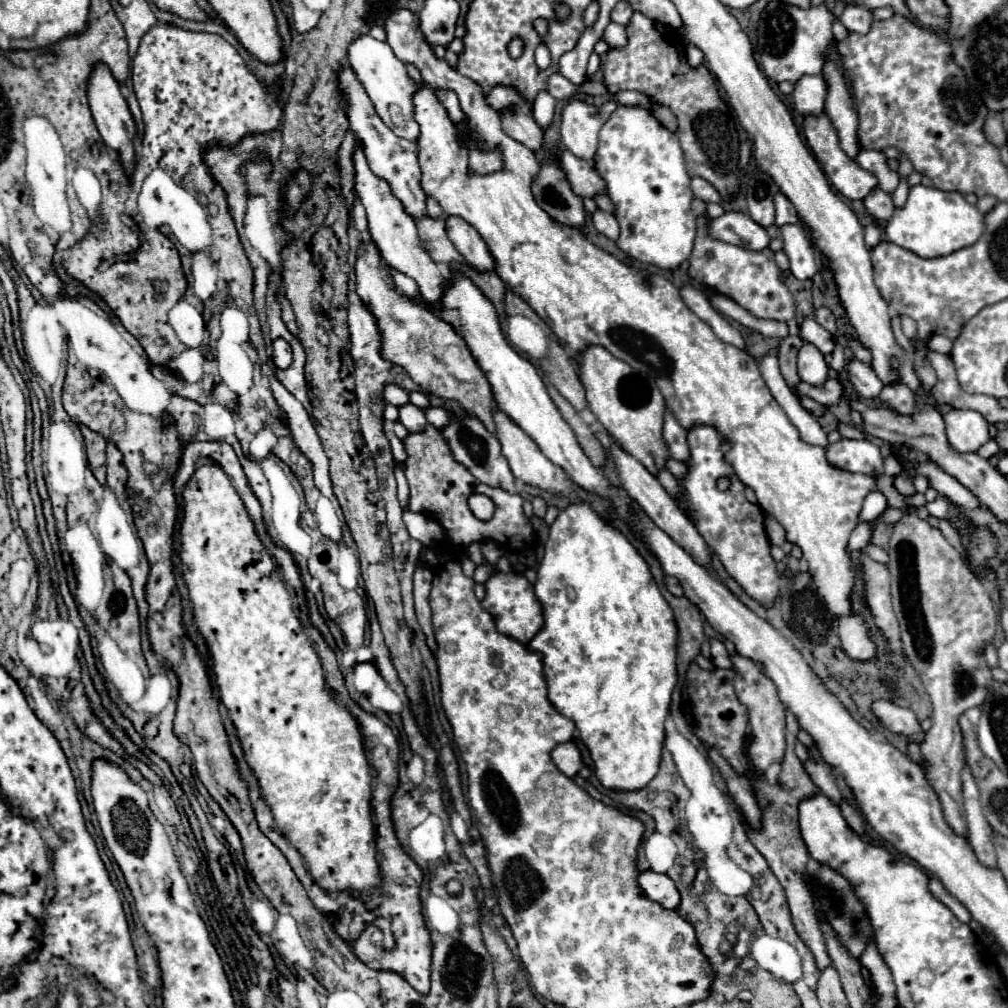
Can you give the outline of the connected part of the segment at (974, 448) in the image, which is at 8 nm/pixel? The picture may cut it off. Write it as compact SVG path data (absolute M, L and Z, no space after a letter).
M955 409L943 417L947 425L947 439L959 453L977 453L979 447L991 439L989 423L977 411Z

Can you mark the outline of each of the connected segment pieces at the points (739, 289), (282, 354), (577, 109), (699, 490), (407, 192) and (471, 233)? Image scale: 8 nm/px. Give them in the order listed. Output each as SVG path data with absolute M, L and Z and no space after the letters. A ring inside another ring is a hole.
M707 217L697 219L697 239L693 253L689 257L691 269L689 275L719 293L731 297L743 309L747 309L757 319L777 319L789 325L789 335L796 336L799 327L795 323L795 305L789 289L779 281L779 269L773 259L773 251L747 251L737 245L729 245L723 241L715 241L707 235Z
M275 339L273 341L273 363L279 369L287 369L291 365L291 347L285 339Z
M569 99L561 113L561 141L579 159L593 159L597 151L597 135L609 115L617 109L615 101L601 107L587 105L581 99Z
M695 427L687 435L691 447L691 459L687 463L689 475L685 477L683 487L683 505L693 511L691 519L699 529L705 543L711 547L715 555L719 555L721 563L729 571L729 575L761 605L771 605L779 593L779 573L775 561L771 559L771 545L763 527L763 511L759 505L753 505L743 495L743 483L733 473L731 465L723 461L729 443L721 439L721 435L713 427ZM721 477L729 479L729 489L719 491L717 481Z
M343 65L343 71L339 75L339 83L343 89L345 99L349 101L349 129L353 129L355 137L363 143L365 149L365 157L369 161L371 171L385 179L391 185L393 195L405 205L405 211L411 217L421 217L425 215L425 195L421 189L421 169L419 169L419 161L417 161L417 143L407 141L397 137L377 115L369 95L363 91L363 85L355 79L355 73L351 71L349 65Z
M445 215L445 227L447 227L447 237L469 265L477 267L479 271L493 271L495 263L485 241L465 219L457 215Z

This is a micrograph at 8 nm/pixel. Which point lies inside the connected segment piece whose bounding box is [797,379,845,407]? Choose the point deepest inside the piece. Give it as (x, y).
(832, 391)

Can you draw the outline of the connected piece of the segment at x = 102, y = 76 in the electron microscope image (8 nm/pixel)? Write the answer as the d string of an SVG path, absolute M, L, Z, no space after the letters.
M95 63L91 75L89 75L89 83L87 83L87 101L89 101L89 109L93 113L95 125L105 141L107 147L111 147L113 151L117 151L123 167L127 173L133 171L133 163L135 163L135 149L133 149L133 135L137 131L135 121L131 117L131 111L127 107L127 101L123 99L121 91L119 91L119 83L115 81L115 77L111 75L109 67L105 63Z

